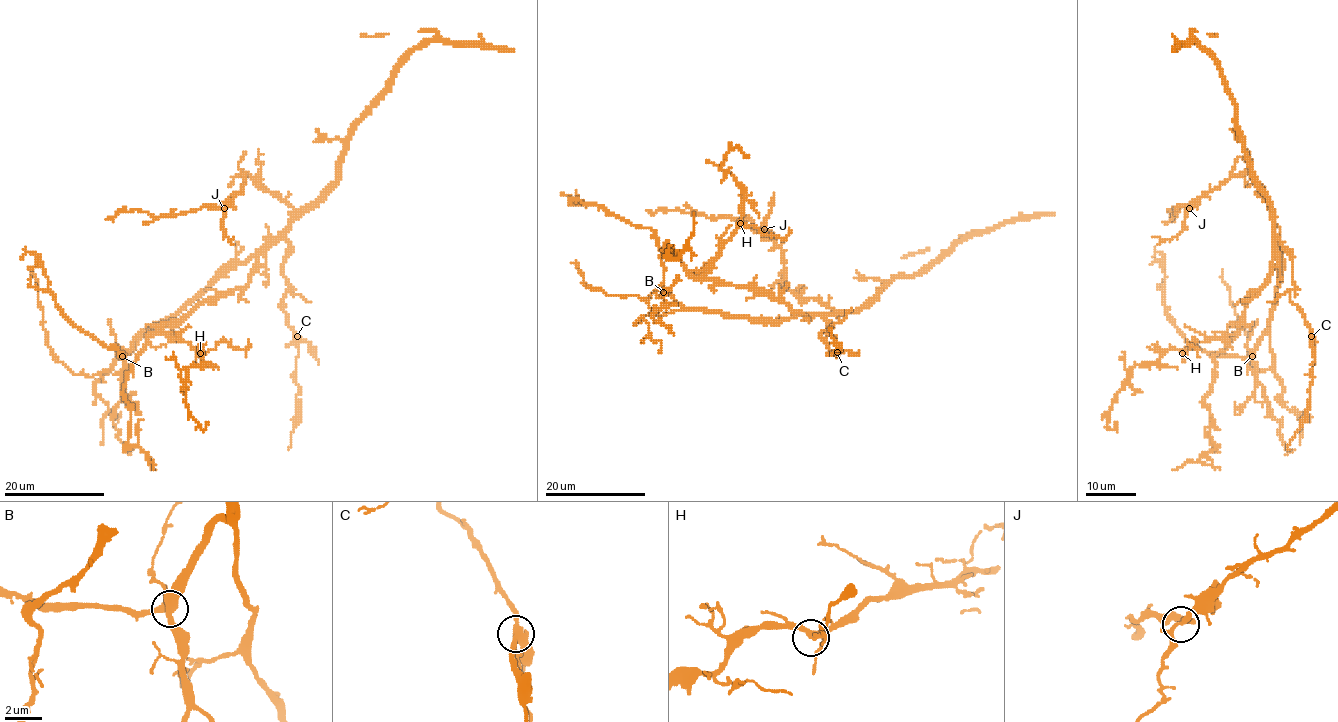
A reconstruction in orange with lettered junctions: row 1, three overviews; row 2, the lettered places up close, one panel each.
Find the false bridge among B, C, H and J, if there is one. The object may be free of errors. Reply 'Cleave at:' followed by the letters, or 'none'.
Cleave at: none

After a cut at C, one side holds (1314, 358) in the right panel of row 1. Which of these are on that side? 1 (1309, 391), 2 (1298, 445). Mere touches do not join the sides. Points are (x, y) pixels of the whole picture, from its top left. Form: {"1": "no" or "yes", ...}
{"1": "yes", "2": "no"}

